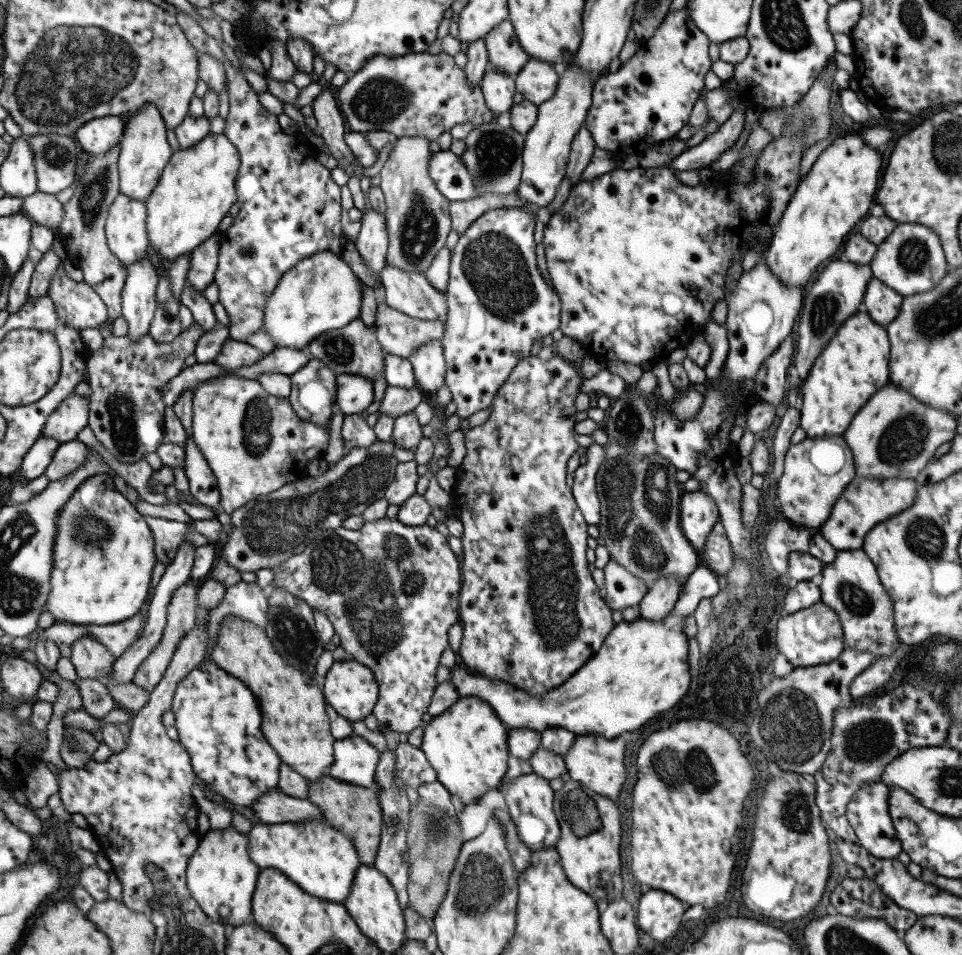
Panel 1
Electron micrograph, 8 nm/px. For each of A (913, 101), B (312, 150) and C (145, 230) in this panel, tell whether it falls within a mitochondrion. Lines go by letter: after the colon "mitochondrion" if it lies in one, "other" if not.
A: other
B: other
C: other

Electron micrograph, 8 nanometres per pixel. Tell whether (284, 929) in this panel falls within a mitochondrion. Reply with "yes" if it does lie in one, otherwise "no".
no

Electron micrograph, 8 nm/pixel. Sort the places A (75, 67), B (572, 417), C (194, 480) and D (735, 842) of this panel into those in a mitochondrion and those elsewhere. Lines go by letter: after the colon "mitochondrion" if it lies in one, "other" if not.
A: mitochondrion
B: other
C: other
D: other

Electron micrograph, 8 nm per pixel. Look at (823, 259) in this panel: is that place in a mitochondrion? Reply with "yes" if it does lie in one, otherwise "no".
no

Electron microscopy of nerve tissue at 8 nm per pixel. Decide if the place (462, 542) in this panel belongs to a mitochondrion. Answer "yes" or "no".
no

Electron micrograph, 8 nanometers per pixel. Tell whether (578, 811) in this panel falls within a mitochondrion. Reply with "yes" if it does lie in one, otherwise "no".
yes

